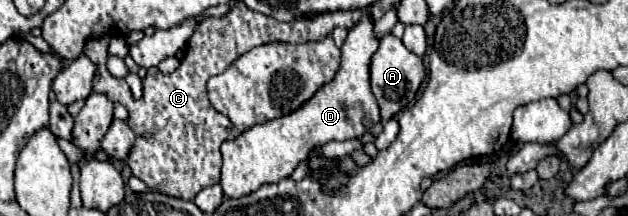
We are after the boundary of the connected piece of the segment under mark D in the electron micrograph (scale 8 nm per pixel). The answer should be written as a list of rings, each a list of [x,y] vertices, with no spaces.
[[[364,16],[350,32],[342,46],[342,66],[336,78],[322,86],[314,98],[310,98],[296,112],[256,124],[242,132],[238,138],[220,146],[222,152],[222,180],[224,196],[240,198],[252,194],[262,184],[280,182],[288,178],[294,168],[306,160],[308,152],[316,146],[324,146],[330,140],[360,138],[374,124],[380,122],[380,110],[370,90],[370,58],[378,48],[378,40],[372,36],[372,18]]]

